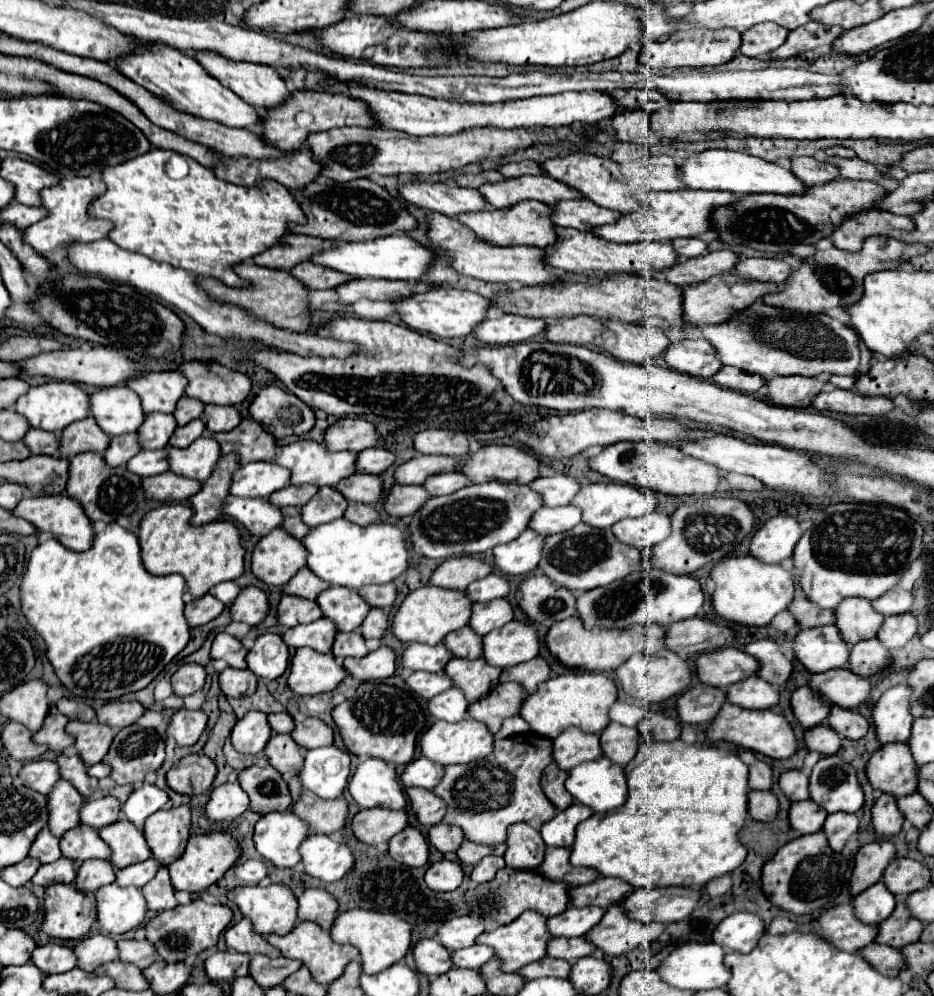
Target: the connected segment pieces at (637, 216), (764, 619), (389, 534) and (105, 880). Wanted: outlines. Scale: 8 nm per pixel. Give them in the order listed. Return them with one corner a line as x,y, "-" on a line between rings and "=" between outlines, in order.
648,190
646,196
638,198
640,208
630,214
622,214
616,224
598,226
592,230
598,238
614,240
614,242
642,242
642,240
656,240
656,242
670,242
674,238
688,238
706,232
706,216
710,216
710,208
728,204
736,200
736,194
720,192
720,190
672,190
672,192
654,192
=
793,554
792,558
786,558
776,564
764,564
754,556
730,558
722,564
716,564
710,572
710,578
716,584
712,594
712,606
722,618
730,622
746,626
768,626
774,616
786,610
794,600
796,578
792,574
793,568
=
346,518
312,528
302,540
308,550
308,568
332,586
346,586
360,590
368,584
386,584
408,570
408,544
404,532
390,522
358,526
=
86,860
80,864
78,868
78,876
76,876
76,886
80,890
88,890
88,892
96,892
98,888
112,884
116,880
114,874
114,866
110,860

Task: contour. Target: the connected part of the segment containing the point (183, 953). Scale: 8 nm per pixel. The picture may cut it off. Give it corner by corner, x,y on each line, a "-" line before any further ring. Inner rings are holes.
192,900
186,906
176,906
152,918
146,924
146,938
156,946
162,960
182,962
188,956
198,956
202,950
216,946
220,934
230,926
232,918
232,910
224,904
206,904
202,900

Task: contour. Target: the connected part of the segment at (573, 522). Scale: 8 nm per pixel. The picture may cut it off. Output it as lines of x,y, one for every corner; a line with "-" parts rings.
558,506
558,508
540,508
530,520
530,528
542,536
566,532
582,522
582,510
576,506

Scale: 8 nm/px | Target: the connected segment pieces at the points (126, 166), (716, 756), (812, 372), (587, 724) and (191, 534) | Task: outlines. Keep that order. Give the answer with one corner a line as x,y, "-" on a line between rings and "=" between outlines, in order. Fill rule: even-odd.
152,148
146,156
102,170
106,192
90,204
88,214
114,224
108,238
120,248
184,268
196,276
212,276
226,286
246,286
248,282
238,278
232,266
276,244
288,232
288,222
306,222
290,190
276,180
244,188
218,180
210,168
196,160
188,160
190,172
186,178
172,180
164,170
170,156
172,152
=
682,740
646,742
646,746
650,746
648,760
650,760
652,772
654,772
654,788
628,790
628,800
626,800
624,806
620,806
618,810
604,812
604,814
592,814
586,822
582,822
576,830
576,842
572,846
570,862
574,866
596,868
602,876
616,876
616,878
628,880
634,888
646,888
646,890
654,890
656,882
658,882
658,886
682,886
682,884
686,884
686,886
704,886
712,878
718,878
718,876
738,868
746,858
746,846
740,842
738,834
744,828
744,822
746,822
746,816
748,816
748,792
750,792
750,788
748,788
748,766
740,760
740,756
736,752
728,752
728,750
722,750
722,748
716,748
716,746
686,744
=
754,302
734,314
734,318
700,328
712,344
716,358
722,364
738,366
744,372
760,374
766,380
776,376
818,376
818,374
850,374
860,376
870,366
870,350
860,358
860,338
846,324
826,314
790,312
784,308
=
570,672
564,676
550,678
538,686
538,692
530,694
520,710
520,716
530,728
546,738
558,738
566,728
578,726
584,732
602,732
610,724
608,708
618,700
614,680
594,672
=
162,504
150,510
140,522
142,562
148,572
156,576
182,574
194,598
204,596
212,586
236,580
244,574
244,546
240,544
240,530
228,520
214,520
202,526
190,524
192,508
188,504

